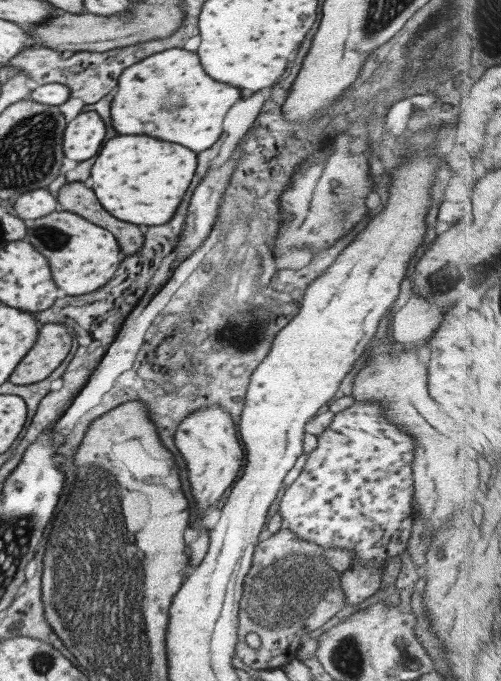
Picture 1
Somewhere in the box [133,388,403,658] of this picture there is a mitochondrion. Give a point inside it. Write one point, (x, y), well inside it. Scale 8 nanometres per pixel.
(290, 591)

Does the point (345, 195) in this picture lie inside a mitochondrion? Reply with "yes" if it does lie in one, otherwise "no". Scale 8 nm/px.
yes

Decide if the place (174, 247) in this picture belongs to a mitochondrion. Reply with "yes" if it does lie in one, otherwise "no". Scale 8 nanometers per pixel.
no

